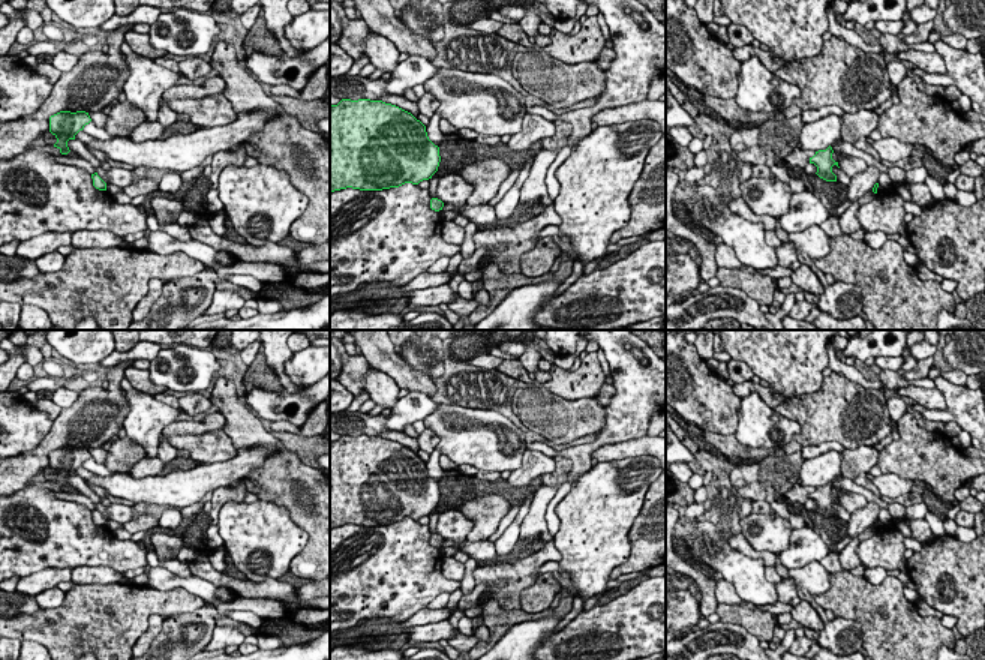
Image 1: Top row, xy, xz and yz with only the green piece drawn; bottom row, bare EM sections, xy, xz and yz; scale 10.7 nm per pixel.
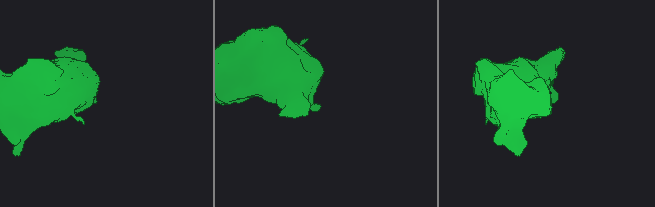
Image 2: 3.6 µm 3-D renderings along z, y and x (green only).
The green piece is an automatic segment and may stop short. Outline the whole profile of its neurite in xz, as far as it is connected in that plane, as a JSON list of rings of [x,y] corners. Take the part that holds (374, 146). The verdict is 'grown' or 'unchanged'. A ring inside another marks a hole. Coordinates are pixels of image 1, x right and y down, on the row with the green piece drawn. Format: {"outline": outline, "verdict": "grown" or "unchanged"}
{"outline": [[[342,99],[330,105],[330,194],[352,188],[382,190],[432,178],[441,162],[439,147],[411,112],[382,100]]], "verdict": "unchanged"}

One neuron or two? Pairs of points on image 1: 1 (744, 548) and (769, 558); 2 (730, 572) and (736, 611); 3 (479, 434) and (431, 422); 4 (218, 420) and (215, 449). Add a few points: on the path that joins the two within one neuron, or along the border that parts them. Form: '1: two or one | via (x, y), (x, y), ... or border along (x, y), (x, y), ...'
1: one | via (750, 552), (763, 555)
2: two | border along (742, 600), (756, 606)
3: one | via (467, 434), (449, 431), (443, 425)
4: two | border along (222, 429), (182, 435)

